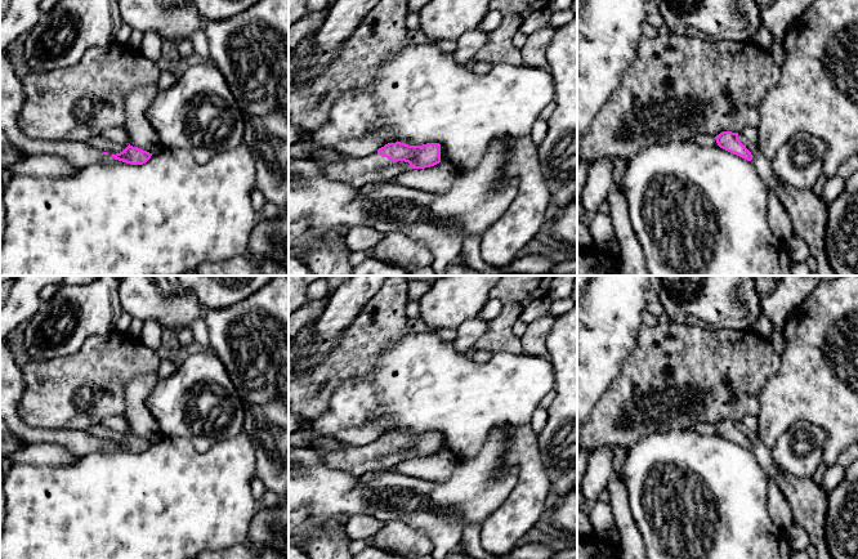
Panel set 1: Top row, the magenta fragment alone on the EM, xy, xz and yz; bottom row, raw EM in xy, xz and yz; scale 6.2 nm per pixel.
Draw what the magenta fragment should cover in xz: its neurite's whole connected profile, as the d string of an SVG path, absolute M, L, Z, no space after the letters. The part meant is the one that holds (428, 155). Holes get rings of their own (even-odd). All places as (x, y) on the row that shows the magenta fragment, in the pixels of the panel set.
M396 142L388 143L376 152L365 157L345 157L339 161L316 161L322 173L335 180L348 183L356 188L361 188L368 183L394 182L394 179L411 169L425 169L441 162L441 144L426 143L423 146L408 146L406 143Z

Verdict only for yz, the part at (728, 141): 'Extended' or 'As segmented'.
Extended

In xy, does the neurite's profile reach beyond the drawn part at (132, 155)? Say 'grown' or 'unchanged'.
grown

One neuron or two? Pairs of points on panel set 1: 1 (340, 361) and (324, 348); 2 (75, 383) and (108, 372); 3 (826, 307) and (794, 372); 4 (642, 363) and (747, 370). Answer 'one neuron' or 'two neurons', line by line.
1: two neurons
2: one neuron
3: one neuron
4: one neuron

